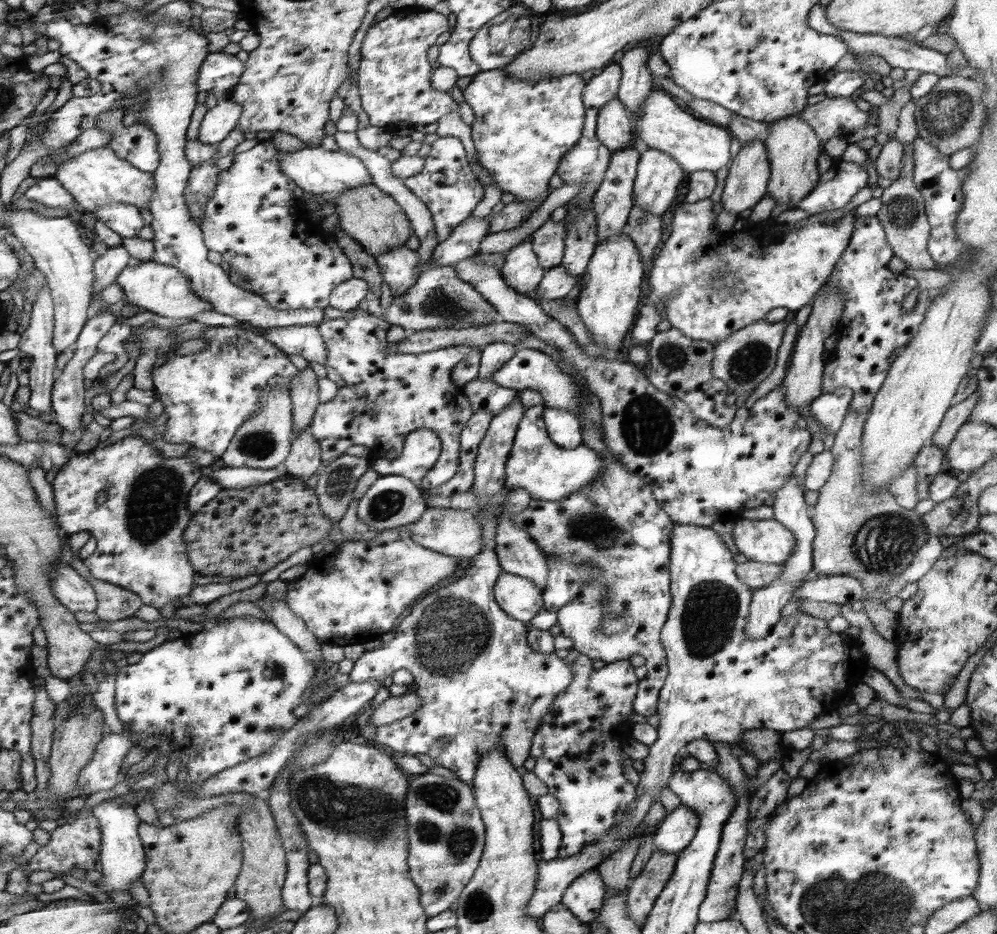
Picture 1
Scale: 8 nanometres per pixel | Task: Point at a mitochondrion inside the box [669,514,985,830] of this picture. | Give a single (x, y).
(711, 609)

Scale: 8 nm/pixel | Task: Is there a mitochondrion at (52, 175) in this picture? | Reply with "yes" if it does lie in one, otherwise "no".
no

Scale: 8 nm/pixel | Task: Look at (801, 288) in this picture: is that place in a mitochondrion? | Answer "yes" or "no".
no

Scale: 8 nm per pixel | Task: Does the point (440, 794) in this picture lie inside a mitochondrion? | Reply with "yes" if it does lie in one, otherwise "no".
yes

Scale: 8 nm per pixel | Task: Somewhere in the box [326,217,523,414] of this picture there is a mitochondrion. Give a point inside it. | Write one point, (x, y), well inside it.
(440, 302)

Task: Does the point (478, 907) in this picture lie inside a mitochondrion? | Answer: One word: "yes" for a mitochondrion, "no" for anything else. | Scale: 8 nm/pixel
yes

